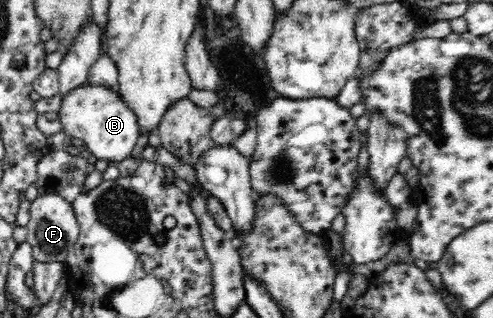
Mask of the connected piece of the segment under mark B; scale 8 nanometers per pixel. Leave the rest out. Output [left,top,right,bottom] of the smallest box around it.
[58,84,141,165]

